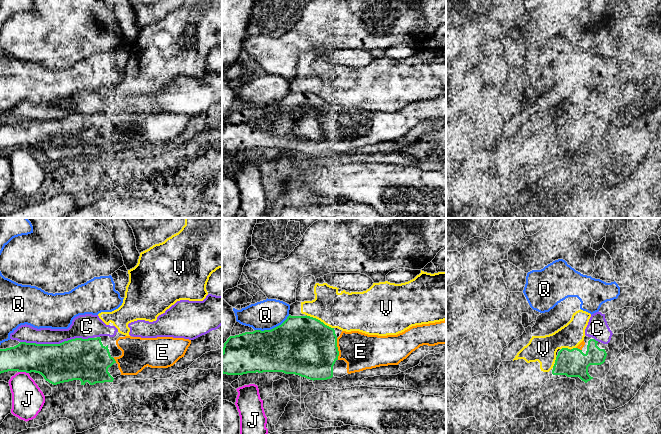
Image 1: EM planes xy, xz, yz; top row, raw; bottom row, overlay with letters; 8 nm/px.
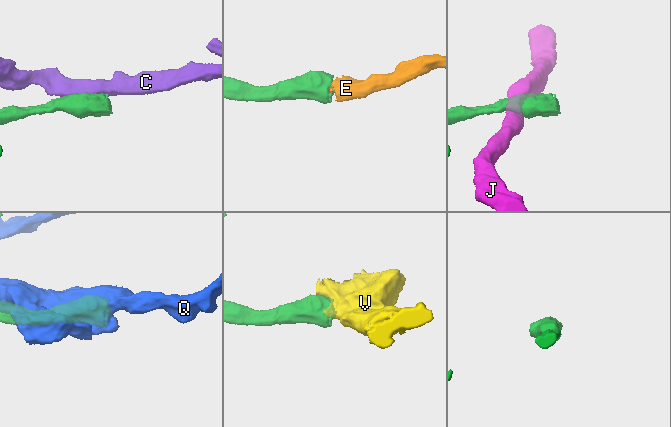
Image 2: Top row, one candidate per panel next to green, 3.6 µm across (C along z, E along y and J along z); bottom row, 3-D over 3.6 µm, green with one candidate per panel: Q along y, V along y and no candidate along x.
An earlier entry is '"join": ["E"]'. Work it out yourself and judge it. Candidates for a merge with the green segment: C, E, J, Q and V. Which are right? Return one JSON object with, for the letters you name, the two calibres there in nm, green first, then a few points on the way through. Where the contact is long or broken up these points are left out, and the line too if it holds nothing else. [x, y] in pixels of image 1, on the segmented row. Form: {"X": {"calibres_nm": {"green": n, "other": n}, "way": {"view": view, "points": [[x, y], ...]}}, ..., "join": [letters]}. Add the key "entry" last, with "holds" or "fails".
{"E": {"calibres_nm": {"green": 460, "other": 300}}, "join": ["E"], "entry": "holds"}

